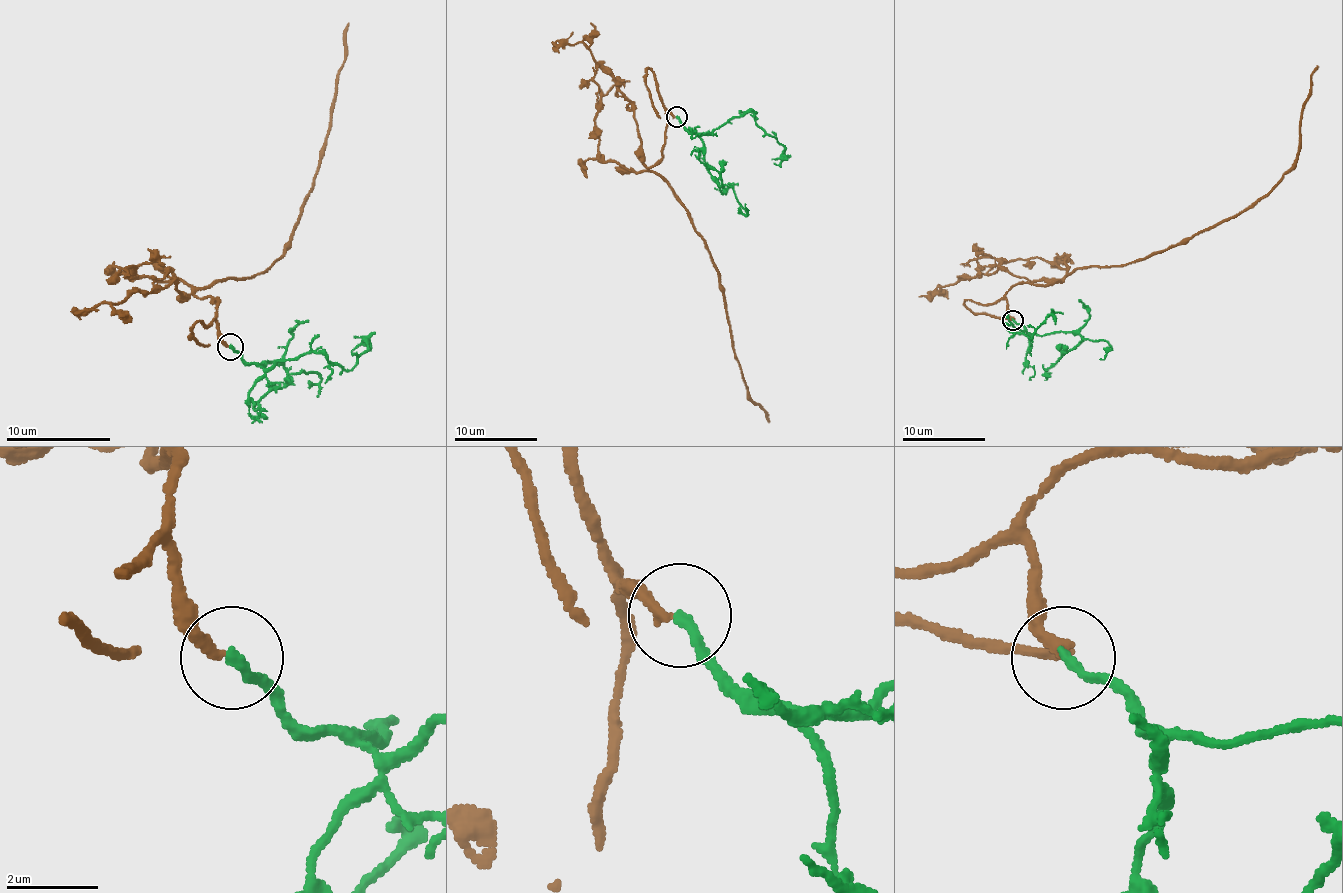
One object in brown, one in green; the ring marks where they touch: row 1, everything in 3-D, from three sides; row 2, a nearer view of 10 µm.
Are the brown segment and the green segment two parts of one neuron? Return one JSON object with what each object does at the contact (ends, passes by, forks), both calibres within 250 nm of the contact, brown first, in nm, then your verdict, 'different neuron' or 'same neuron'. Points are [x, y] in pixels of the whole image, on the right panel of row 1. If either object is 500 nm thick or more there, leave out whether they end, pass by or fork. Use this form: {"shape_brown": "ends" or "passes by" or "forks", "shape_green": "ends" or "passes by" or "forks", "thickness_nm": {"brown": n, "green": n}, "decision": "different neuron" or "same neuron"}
{"shape_brown": "ends", "shape_green": "ends", "thickness_nm": {"brown": 240, "green": 220}, "decision": "different neuron"}

